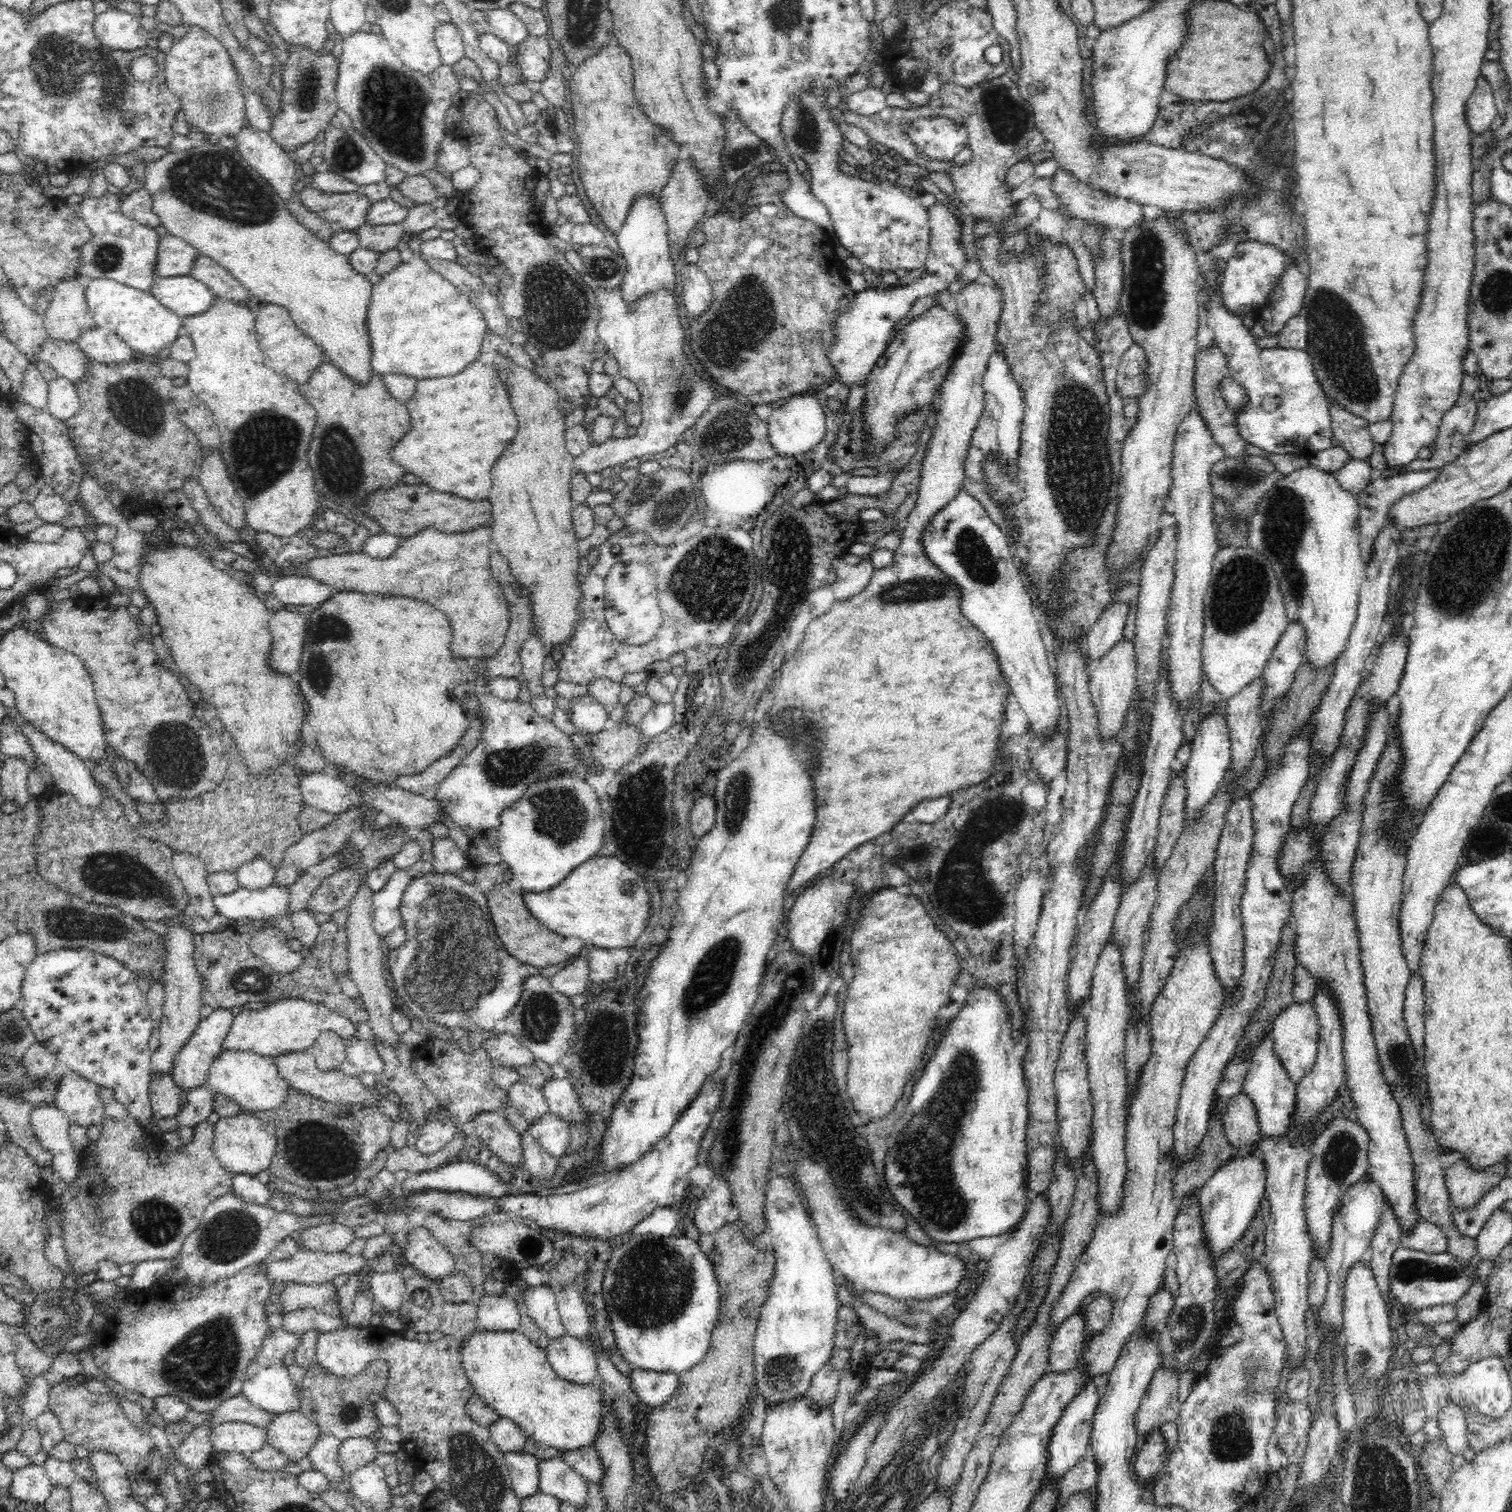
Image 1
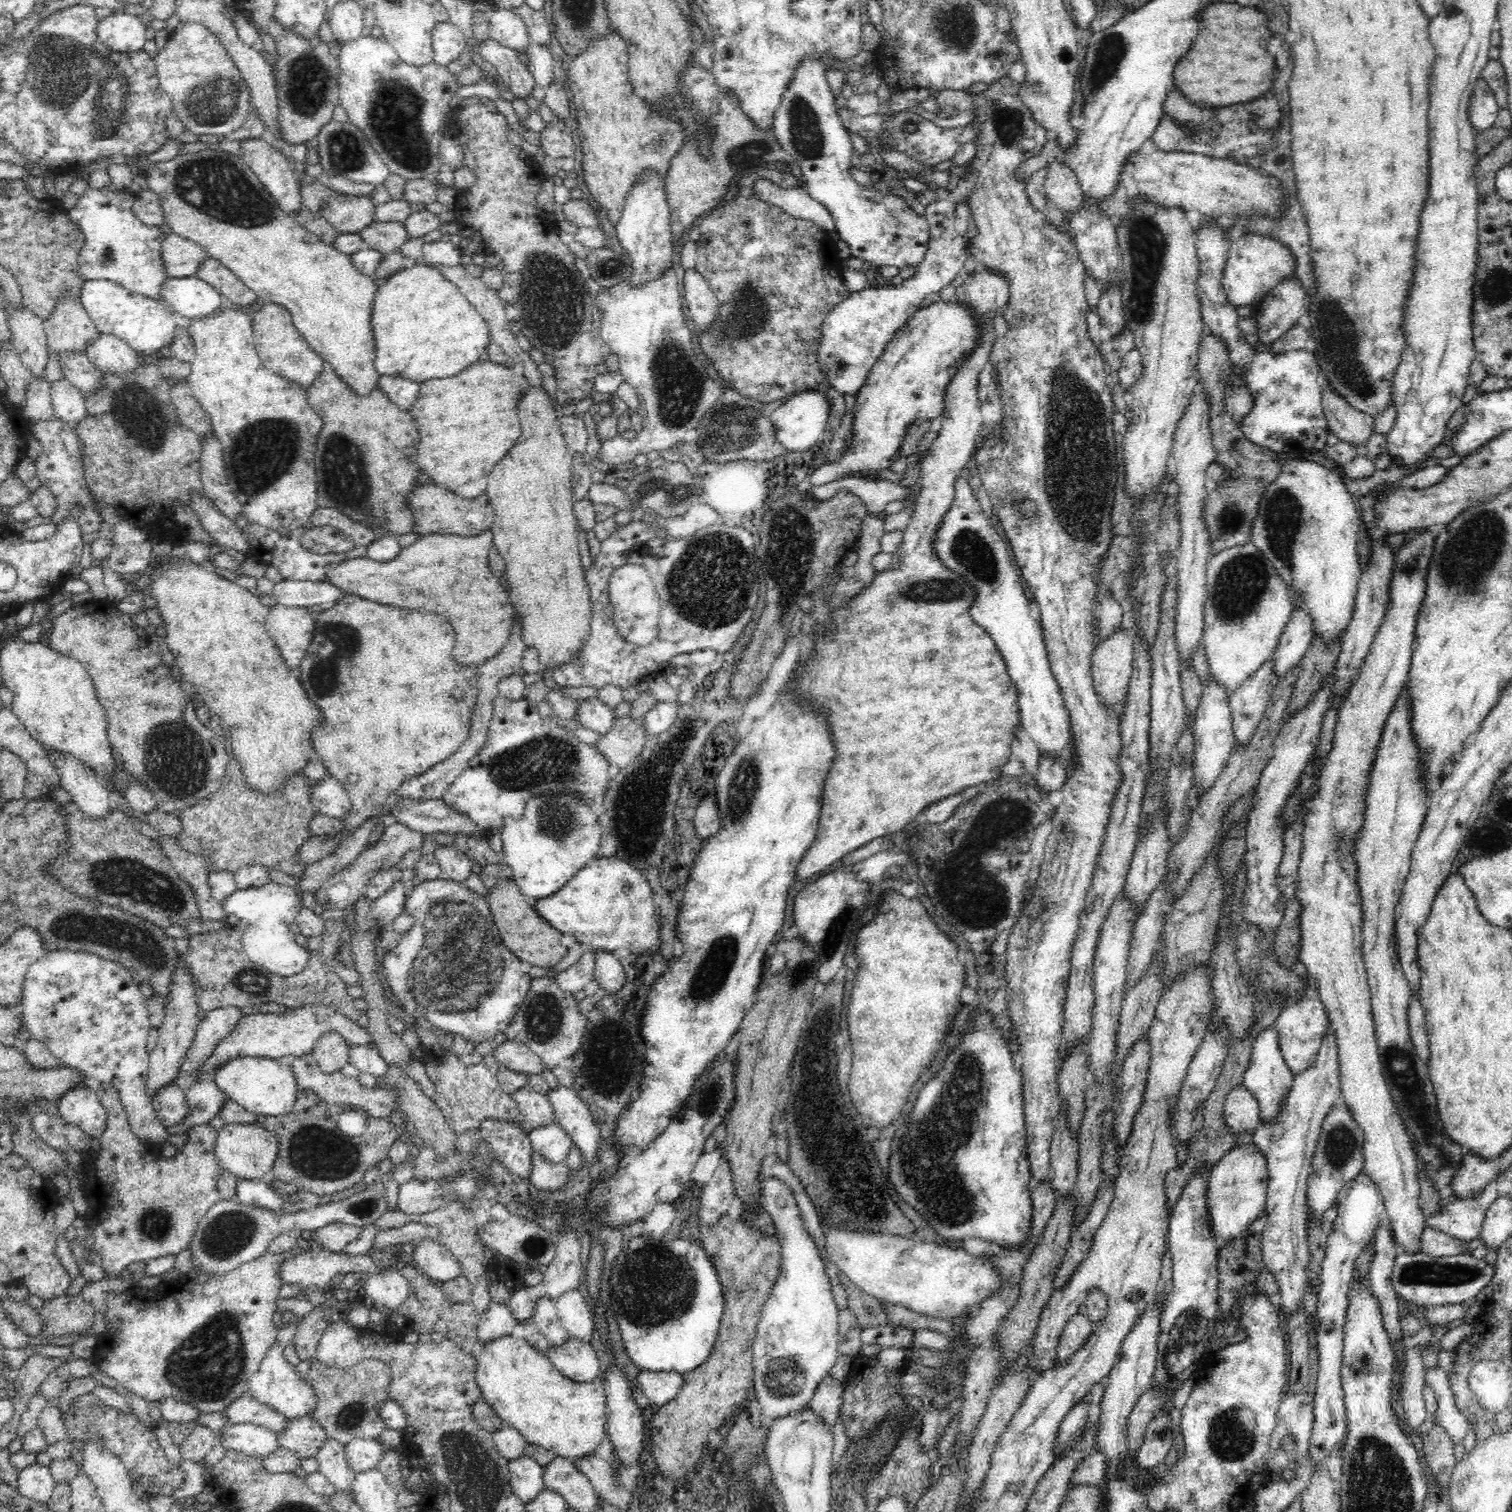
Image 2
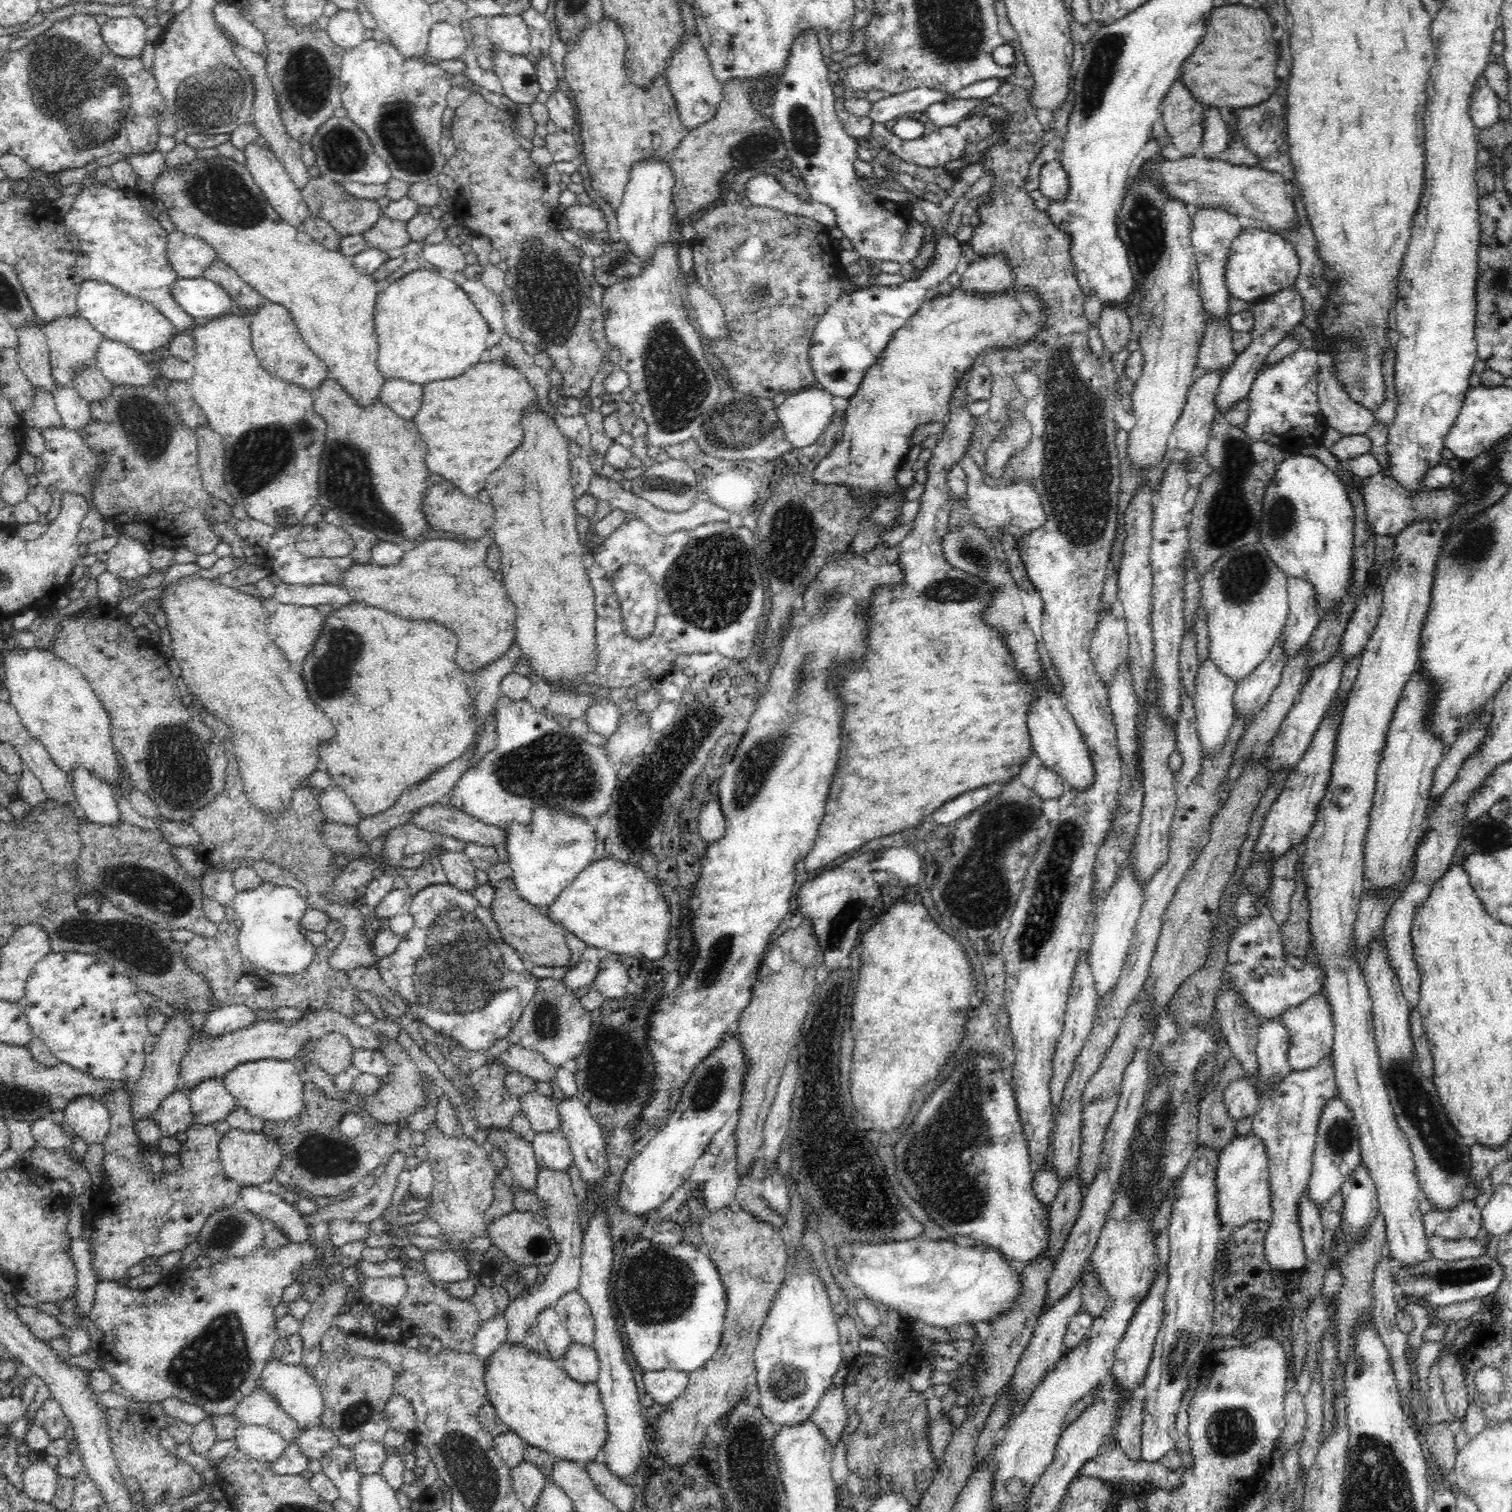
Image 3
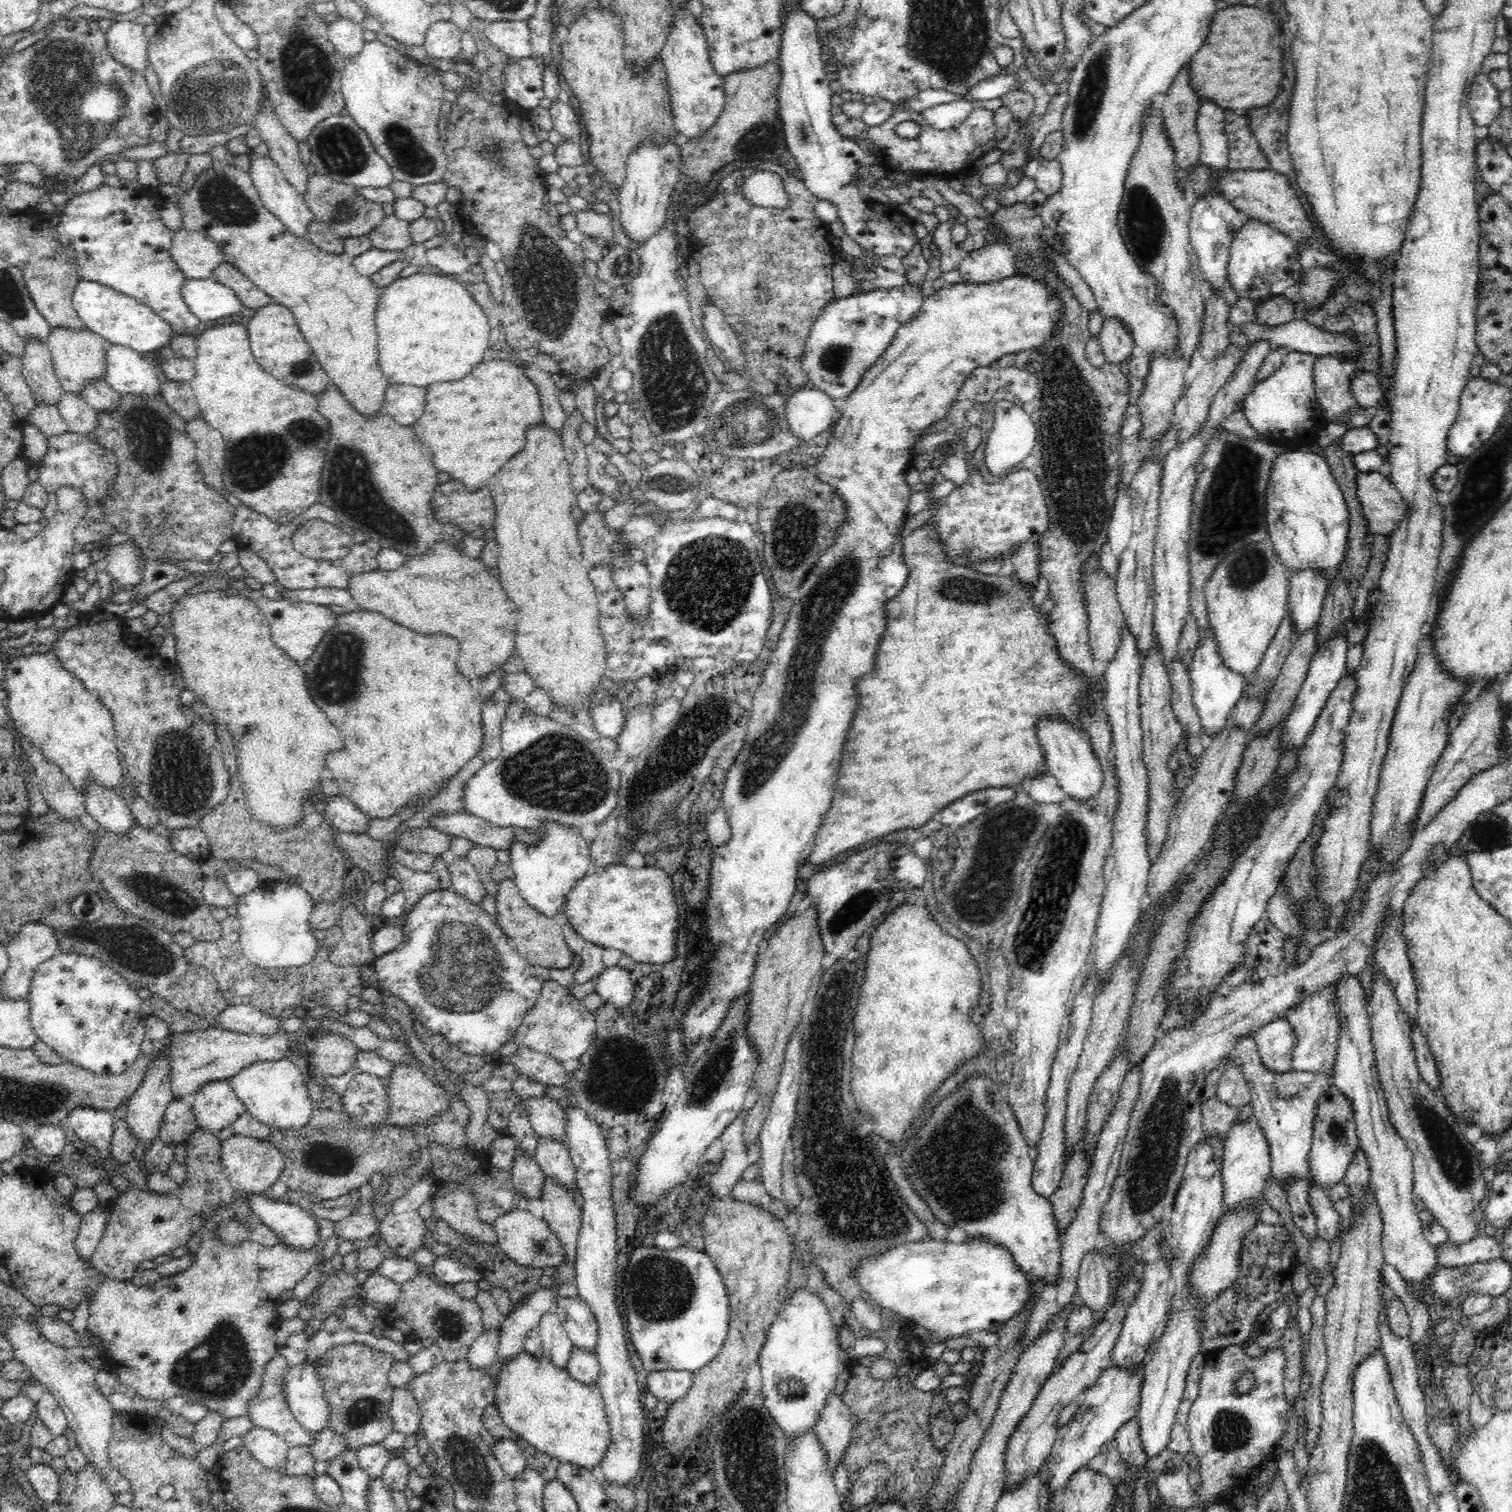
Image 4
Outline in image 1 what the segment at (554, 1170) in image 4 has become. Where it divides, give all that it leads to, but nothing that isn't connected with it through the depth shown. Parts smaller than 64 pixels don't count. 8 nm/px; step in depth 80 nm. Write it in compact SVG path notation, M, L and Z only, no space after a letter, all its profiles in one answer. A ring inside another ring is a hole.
M546 1113L530 1123L530 1133L544 1151L559 1159L567 1151L570 1142L569 1126L560 1115Z

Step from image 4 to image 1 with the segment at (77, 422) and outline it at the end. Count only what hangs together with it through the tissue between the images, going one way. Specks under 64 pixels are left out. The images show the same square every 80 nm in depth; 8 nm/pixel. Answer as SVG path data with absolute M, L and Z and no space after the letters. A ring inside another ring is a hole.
M56 377L48 382L47 411L54 417L65 421L80 410L80 397L76 385L64 377Z

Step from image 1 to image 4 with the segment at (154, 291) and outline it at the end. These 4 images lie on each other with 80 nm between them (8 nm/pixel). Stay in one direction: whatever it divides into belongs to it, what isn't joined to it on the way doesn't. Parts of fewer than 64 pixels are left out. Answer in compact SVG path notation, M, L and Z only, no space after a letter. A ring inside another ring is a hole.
M186 279L182 286L182 299L202 325L238 314L245 308L231 289L212 279Z

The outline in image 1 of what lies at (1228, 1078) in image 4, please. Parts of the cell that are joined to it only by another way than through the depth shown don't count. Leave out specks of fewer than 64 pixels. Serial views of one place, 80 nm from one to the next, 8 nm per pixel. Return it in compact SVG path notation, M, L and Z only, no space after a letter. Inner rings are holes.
M1244 1092L1236 1094L1222 1116L1224 1132L1229 1144L1236 1150L1242 1146L1256 1147L1260 1138L1259 1122L1255 1104Z

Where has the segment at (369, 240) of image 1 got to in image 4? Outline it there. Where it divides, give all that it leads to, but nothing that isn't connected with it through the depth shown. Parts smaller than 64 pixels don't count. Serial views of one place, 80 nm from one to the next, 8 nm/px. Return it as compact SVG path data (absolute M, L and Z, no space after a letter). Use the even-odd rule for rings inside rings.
M385 215L385 219L367 235L373 248L387 252L403 251L413 244L409 222L394 215Z

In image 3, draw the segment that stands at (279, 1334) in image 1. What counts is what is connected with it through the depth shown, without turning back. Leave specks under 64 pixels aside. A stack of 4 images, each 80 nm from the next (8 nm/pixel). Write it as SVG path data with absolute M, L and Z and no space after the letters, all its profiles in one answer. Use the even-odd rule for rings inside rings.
M276 1358L265 1365L259 1378L260 1386L266 1392L273 1394L281 1409L291 1416L300 1427L318 1425L323 1409L323 1398L320 1387L316 1384L311 1371L300 1365L283 1364Z

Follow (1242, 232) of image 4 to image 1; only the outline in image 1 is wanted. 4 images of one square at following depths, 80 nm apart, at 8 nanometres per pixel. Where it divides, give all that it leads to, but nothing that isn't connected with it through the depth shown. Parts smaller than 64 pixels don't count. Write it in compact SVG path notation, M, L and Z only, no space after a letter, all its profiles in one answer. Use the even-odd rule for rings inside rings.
M1247 240L1237 244L1234 256L1229 258L1227 264L1223 266L1223 274L1221 278L1221 301L1223 302L1224 309L1232 314L1240 317L1248 314L1248 316L1257 317L1260 312L1266 308L1272 290L1278 285L1280 276L1284 274L1286 266L1289 263L1289 256L1286 252L1278 250L1278 248L1258 242L1257 240Z

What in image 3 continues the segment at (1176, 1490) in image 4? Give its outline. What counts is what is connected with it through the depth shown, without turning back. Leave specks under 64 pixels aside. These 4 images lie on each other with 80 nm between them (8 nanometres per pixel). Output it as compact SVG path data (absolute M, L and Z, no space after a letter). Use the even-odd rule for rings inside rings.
M1112 1439L1104 1442L1100 1452L1080 1468L1077 1476L1099 1478L1108 1482L1122 1479L1142 1482L1152 1479L1157 1489L1169 1490L1172 1494L1175 1486L1181 1483L1185 1470L1186 1467L1179 1463L1168 1469L1160 1461L1134 1461L1124 1454L1116 1444L1116 1439Z

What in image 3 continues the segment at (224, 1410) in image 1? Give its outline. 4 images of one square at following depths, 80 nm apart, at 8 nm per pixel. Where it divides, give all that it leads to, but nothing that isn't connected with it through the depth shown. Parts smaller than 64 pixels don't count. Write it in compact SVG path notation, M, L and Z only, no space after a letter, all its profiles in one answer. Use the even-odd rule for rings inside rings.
M261 1387L244 1397L233 1414L241 1425L268 1427L280 1433L288 1444L293 1444L293 1440L302 1430L302 1427L281 1409L275 1396Z

